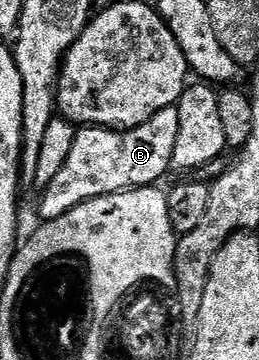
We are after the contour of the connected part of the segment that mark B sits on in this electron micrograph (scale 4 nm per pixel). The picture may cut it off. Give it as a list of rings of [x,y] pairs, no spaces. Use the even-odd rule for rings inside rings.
[[[176,106],[163,109],[138,127],[132,127],[130,131],[115,131],[108,127],[82,126],[75,137],[75,146],[67,157],[67,165],[59,169],[55,181],[47,185],[41,194],[41,219],[48,221],[58,219],[66,215],[71,209],[75,209],[80,203],[89,199],[98,199],[104,195],[114,195],[116,191],[132,191],[138,187],[154,186],[165,174],[170,174],[175,153],[175,141],[179,137],[179,113]]]

